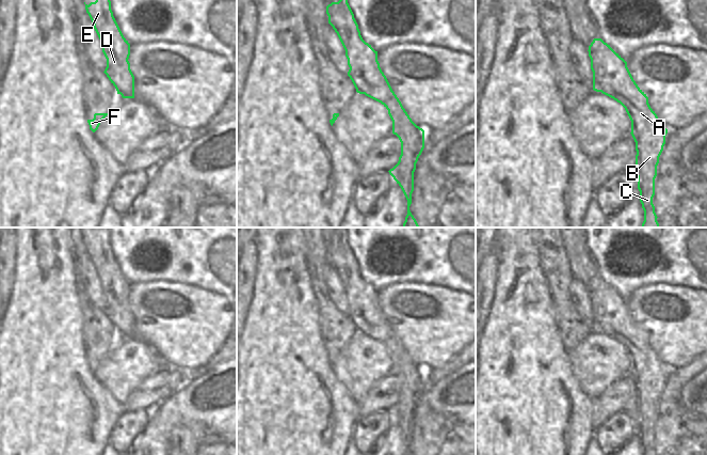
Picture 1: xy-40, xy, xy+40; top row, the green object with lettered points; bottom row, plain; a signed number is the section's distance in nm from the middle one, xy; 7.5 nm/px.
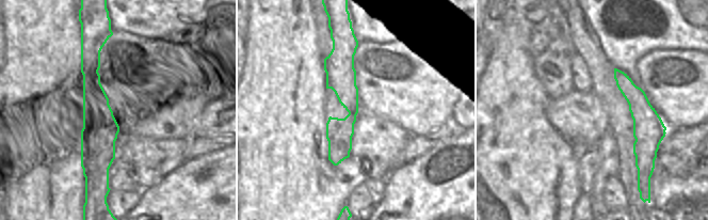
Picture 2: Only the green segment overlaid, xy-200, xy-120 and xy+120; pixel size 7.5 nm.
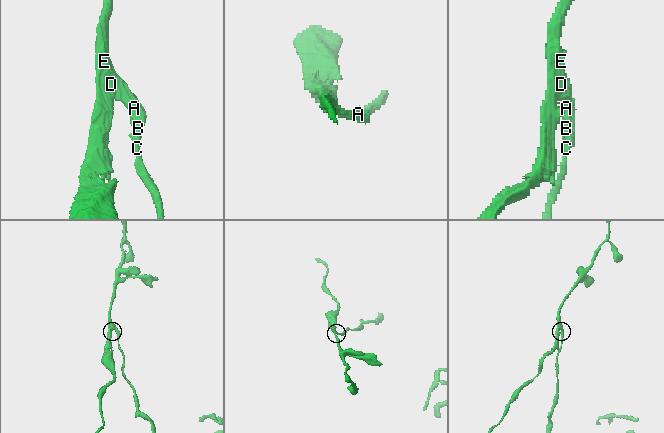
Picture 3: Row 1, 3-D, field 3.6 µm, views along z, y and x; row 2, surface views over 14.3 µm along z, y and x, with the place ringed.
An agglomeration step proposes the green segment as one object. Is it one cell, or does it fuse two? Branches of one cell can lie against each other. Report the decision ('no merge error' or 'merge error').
merge error

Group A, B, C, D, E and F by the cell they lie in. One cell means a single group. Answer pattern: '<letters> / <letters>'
A B C / D E F

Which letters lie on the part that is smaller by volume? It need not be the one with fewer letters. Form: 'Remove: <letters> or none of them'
Remove: A, B, C

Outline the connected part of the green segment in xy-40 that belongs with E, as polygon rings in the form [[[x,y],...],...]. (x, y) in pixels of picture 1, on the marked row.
[[[96,0],[89,5],[84,2],[94,29],[100,40],[102,52],[107,59],[105,74],[115,87],[117,94],[126,98],[125,56],[130,56],[130,44],[124,37],[111,10],[110,0]]]

